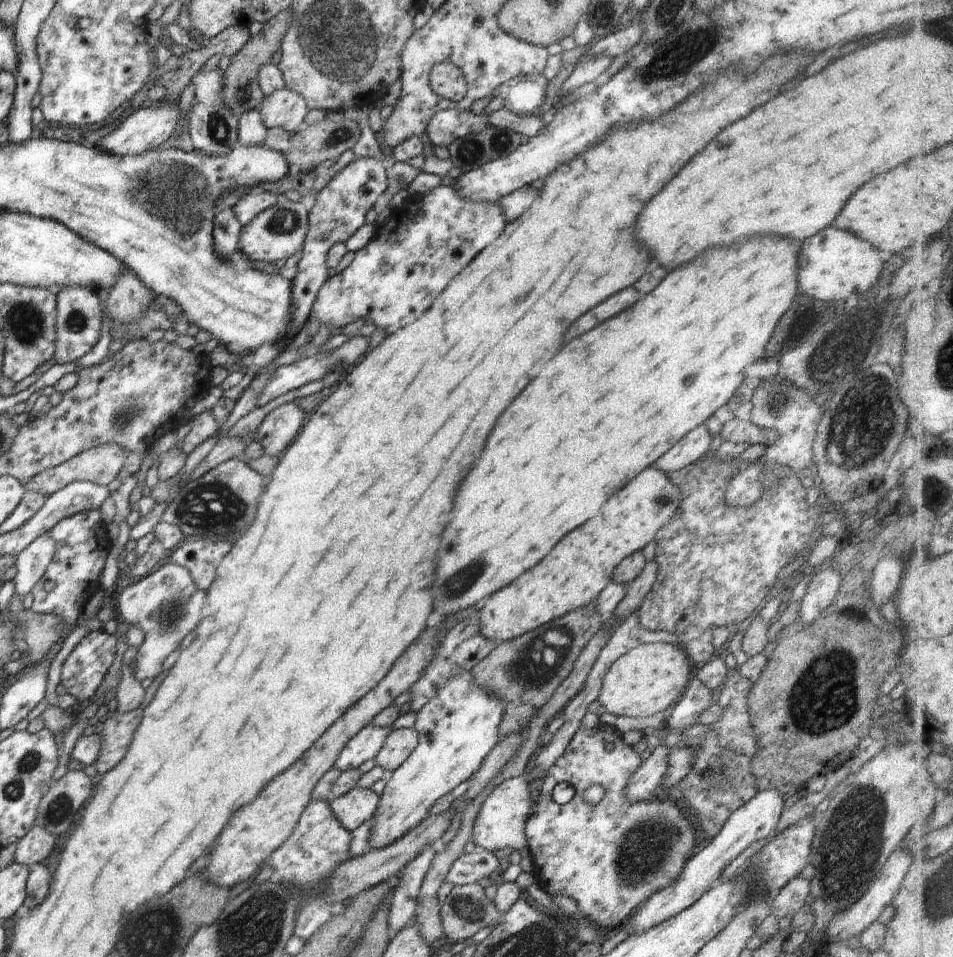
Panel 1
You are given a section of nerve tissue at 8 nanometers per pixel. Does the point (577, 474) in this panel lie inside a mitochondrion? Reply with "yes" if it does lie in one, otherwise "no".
no

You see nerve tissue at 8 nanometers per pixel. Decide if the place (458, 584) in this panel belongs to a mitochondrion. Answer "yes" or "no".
yes

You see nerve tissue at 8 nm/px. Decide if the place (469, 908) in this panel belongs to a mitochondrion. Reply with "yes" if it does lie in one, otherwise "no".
yes

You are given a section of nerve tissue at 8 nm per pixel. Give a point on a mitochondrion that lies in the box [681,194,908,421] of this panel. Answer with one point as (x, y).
(836, 351)

